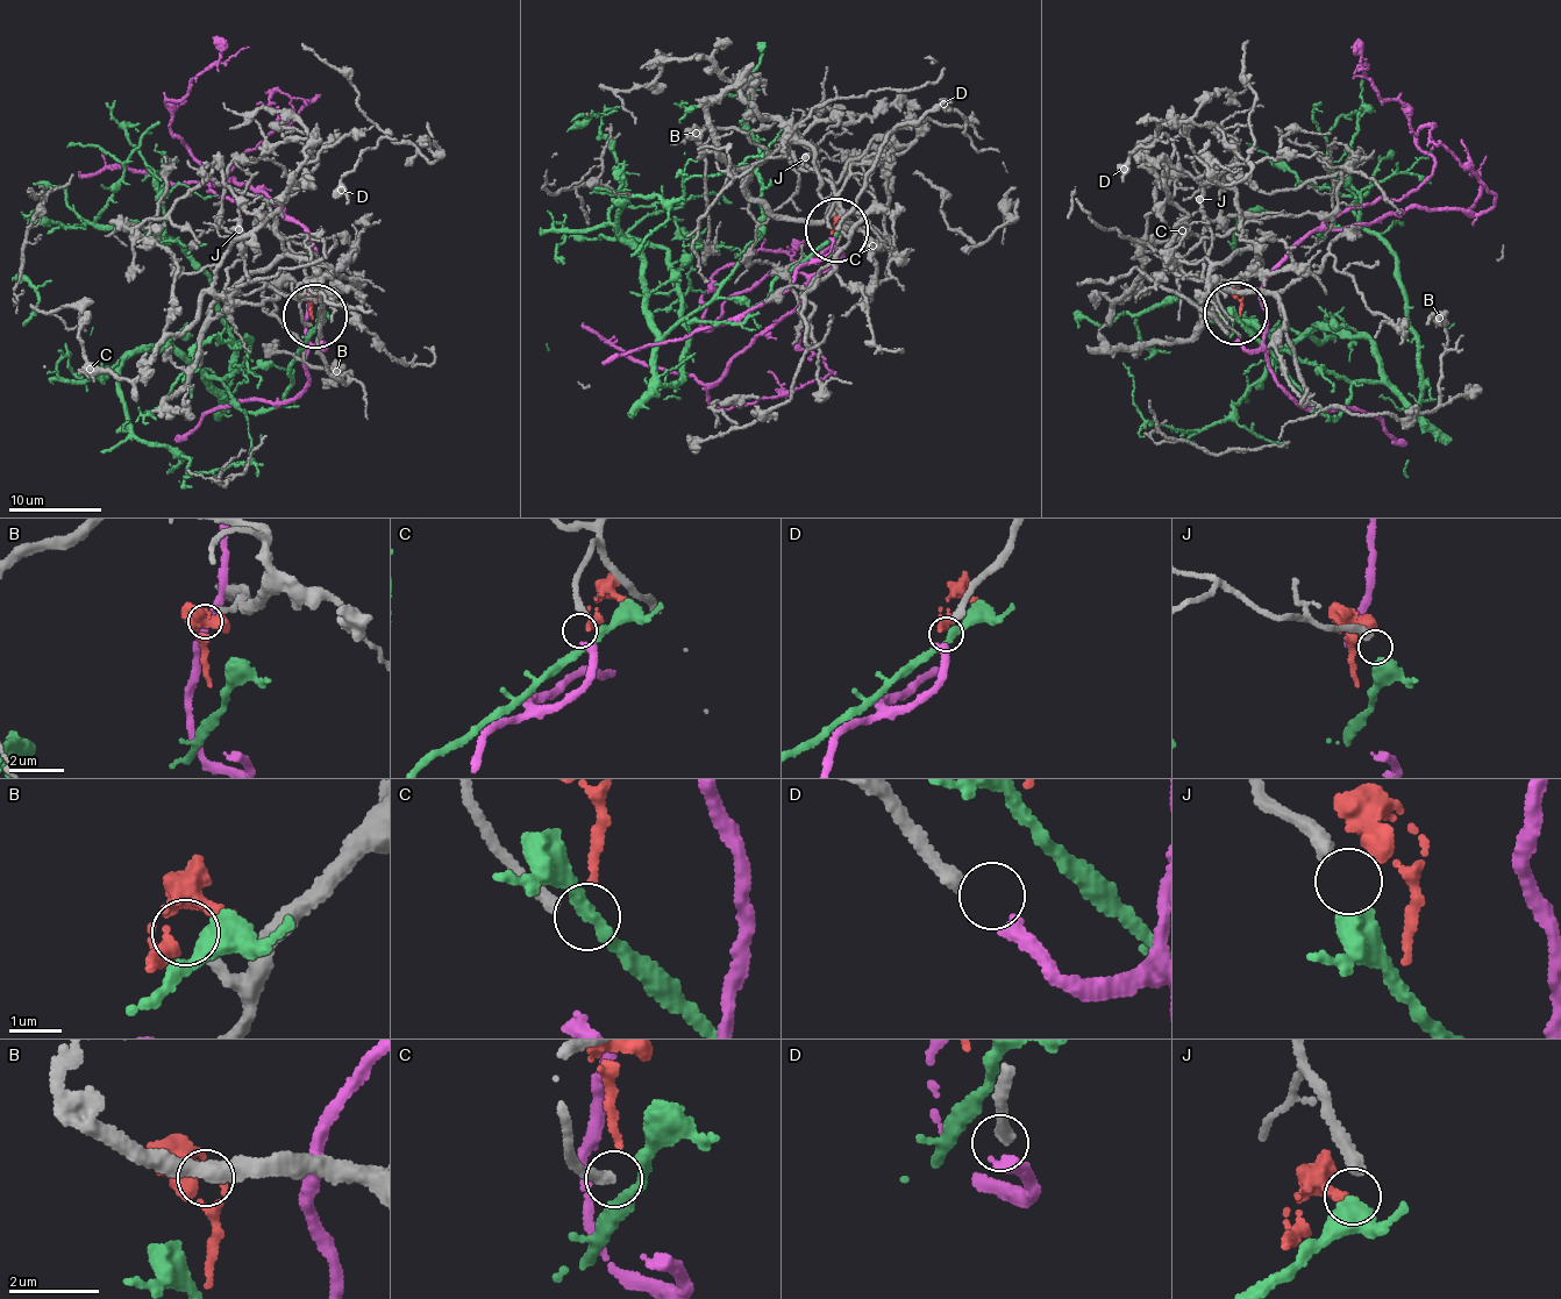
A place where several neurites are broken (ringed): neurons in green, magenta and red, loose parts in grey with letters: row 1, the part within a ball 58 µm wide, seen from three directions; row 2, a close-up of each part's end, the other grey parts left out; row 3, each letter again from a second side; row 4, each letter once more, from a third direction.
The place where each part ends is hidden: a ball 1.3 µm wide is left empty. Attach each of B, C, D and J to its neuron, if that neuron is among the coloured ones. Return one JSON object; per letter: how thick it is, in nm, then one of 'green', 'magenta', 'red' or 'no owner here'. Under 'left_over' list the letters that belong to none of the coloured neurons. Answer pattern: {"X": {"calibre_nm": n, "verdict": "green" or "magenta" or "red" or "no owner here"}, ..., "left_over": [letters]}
{"B": {"calibre_nm": 240, "verdict": "red"}, "C": {"calibre_nm": 240, "verdict": "no owner here"}, "D": {"calibre_nm": 280, "verdict": "magenta"}, "J": {"calibre_nm": 320, "verdict": "green"}, "left_over": ["C"]}

